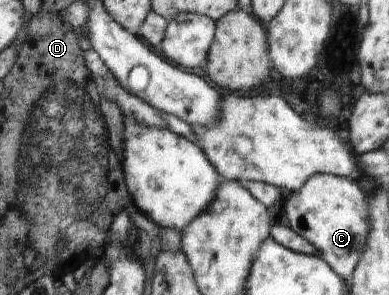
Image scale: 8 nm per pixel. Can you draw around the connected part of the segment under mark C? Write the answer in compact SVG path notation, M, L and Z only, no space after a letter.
M316 174L304 187L293 191L283 205L284 222L316 247L320 257L337 274L351 279L368 235L368 206L364 184L332 174Z

